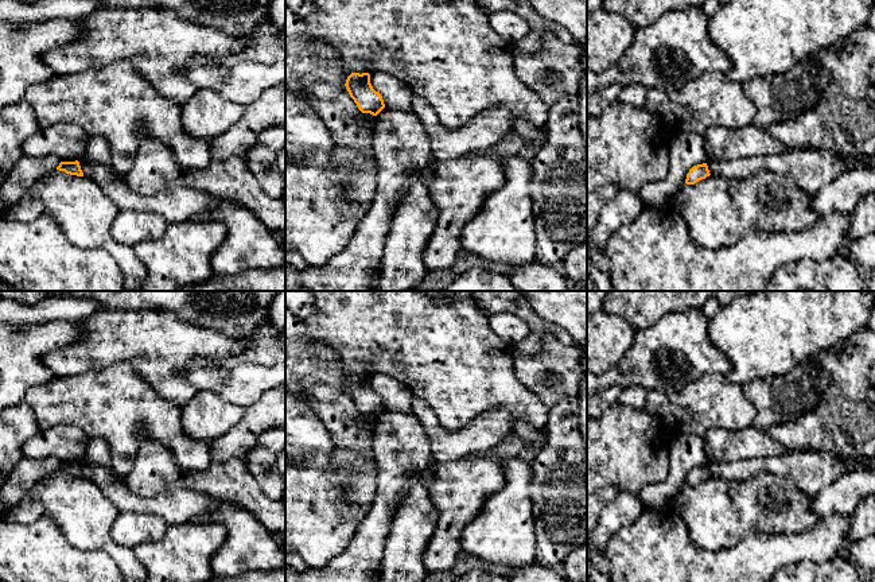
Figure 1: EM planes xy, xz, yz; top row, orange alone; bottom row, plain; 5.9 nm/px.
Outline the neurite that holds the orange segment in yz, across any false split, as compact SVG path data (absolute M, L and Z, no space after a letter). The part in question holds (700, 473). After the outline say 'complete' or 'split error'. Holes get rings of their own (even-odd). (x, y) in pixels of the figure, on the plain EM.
M703 465L703 466L697 466L697 467L693 467L689 474L687 476L687 481L685 481L685 485L687 486L695 486L696 484L701 482L701 481L705 481L707 478L709 478L709 472L708 472L708 467L707 465Z; complete

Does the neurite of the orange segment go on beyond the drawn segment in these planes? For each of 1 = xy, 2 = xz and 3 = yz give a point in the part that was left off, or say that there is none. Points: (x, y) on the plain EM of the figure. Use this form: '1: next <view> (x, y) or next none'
1: next none
2: next none
3: next none

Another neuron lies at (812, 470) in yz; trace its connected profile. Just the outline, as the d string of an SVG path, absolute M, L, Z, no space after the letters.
M825 450L790 451L782 455L751 458L735 462L708 462L711 477L743 481L759 473L782 473L793 478L797 486L810 498L824 488L852 470L867 457L845 457Z

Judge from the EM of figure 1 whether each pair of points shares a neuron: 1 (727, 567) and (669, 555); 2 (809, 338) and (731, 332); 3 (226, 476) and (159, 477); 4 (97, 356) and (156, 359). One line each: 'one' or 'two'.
1: one
2: one
3: one
4: one

